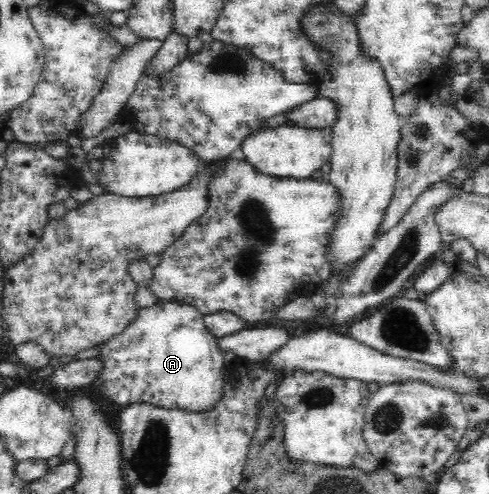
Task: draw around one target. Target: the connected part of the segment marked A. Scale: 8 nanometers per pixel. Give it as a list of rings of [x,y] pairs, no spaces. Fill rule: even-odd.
[[[160,300],[152,308],[138,308],[134,322],[124,332],[98,346],[97,358],[104,361],[104,368],[90,390],[125,409],[134,404],[150,404],[155,408],[178,409],[198,415],[214,412],[224,399],[227,365],[218,348],[219,338],[208,332],[204,317],[197,308],[178,301]]]

